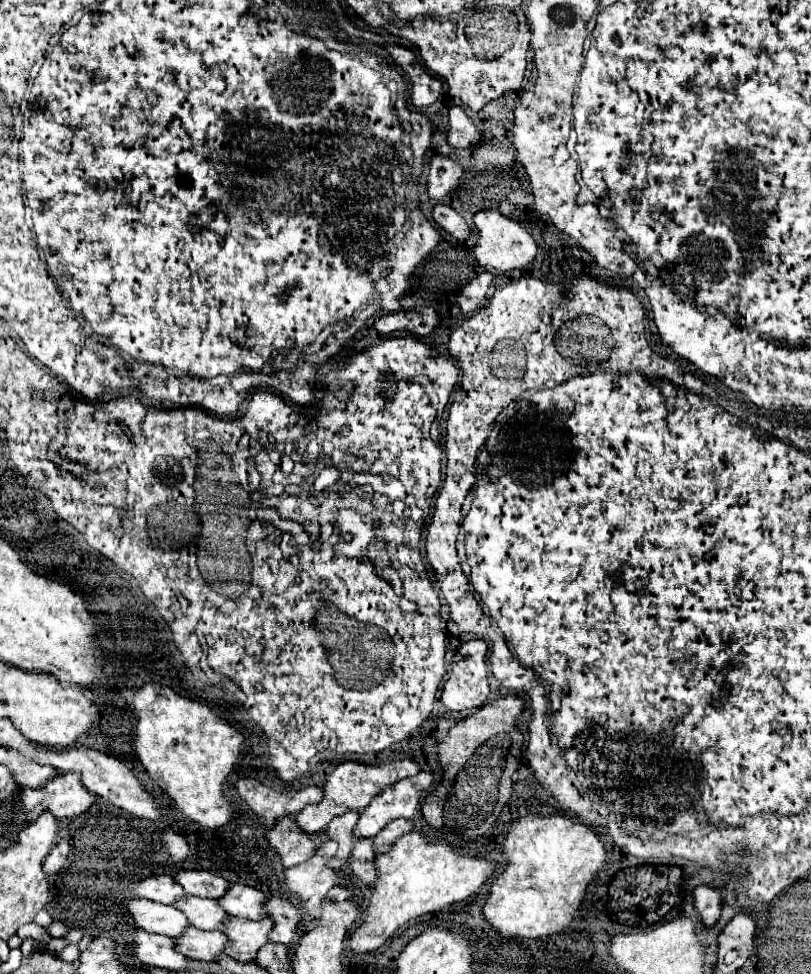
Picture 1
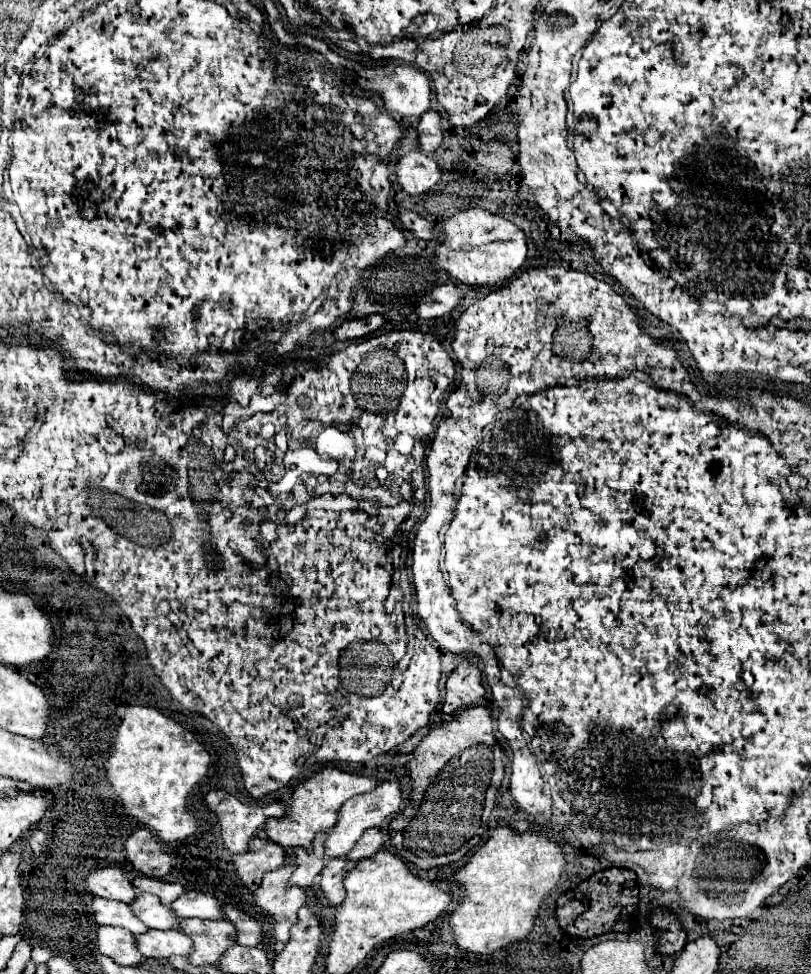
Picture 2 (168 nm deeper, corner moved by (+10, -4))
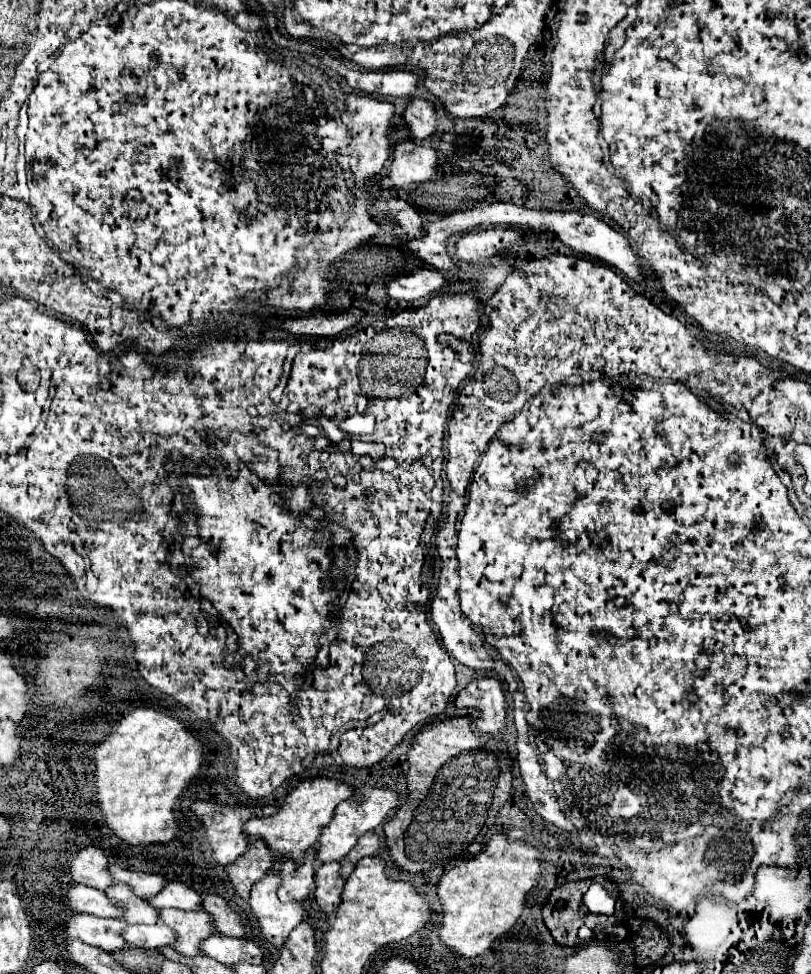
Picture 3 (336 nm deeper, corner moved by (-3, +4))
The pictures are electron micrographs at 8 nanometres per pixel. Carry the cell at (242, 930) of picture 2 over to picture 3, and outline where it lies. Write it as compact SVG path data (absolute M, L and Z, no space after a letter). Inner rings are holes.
M209 894L209 896L205 896L201 906L203 906L203 910L207 910L213 916L213 922L221 934L233 936L233 938L245 938L243 918L221 896Z

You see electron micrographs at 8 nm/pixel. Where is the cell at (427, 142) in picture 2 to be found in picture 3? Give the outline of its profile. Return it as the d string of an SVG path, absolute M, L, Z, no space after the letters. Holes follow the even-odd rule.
M413 98L411 104L407 106L405 114L405 124L411 130L413 138L429 138L435 134L437 128L437 108L433 102L429 100L421 100L421 98Z

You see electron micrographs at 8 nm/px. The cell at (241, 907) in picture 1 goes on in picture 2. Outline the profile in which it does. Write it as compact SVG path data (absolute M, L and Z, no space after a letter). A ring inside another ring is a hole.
M184 892L180 898L176 898L174 902L170 902L168 906L178 918L224 918L222 912L222 904L204 892Z

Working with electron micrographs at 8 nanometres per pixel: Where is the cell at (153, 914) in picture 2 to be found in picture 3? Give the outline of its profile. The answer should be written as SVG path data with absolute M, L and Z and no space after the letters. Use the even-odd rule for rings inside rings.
M125 884L113 886L107 892L107 896L125 908L125 916L123 916L125 922L129 922L129 924L155 924L155 922L159 922L157 908L149 906L149 902L145 898L139 898L137 894L133 894L133 890L129 890Z

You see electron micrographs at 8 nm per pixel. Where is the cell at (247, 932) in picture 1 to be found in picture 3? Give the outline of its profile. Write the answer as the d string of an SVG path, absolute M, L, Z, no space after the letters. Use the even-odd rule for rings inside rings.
M161 910L159 920L177 932L173 948L183 956L201 954L201 942L217 934L211 916L205 914L205 910Z

